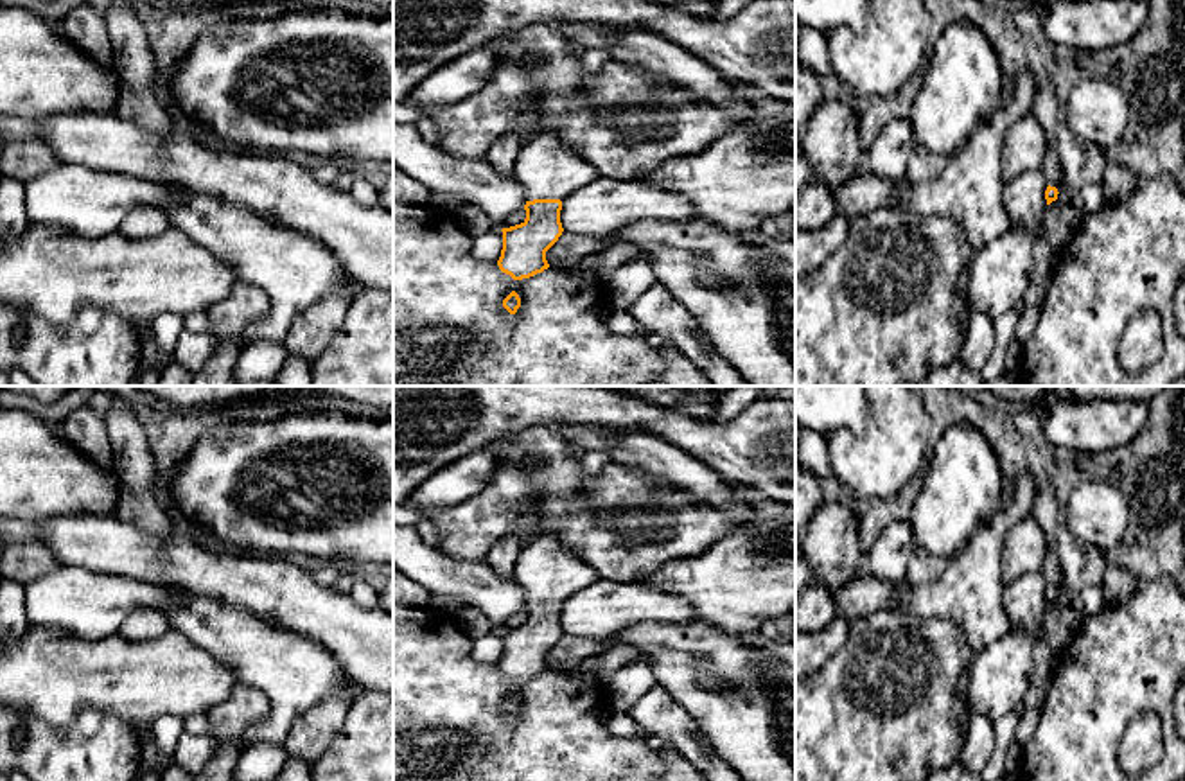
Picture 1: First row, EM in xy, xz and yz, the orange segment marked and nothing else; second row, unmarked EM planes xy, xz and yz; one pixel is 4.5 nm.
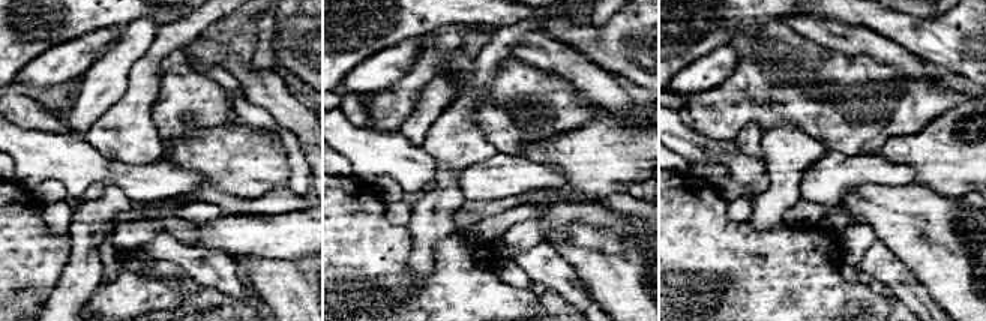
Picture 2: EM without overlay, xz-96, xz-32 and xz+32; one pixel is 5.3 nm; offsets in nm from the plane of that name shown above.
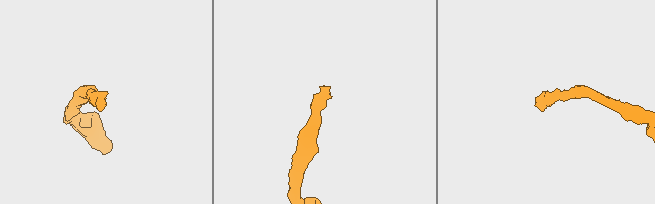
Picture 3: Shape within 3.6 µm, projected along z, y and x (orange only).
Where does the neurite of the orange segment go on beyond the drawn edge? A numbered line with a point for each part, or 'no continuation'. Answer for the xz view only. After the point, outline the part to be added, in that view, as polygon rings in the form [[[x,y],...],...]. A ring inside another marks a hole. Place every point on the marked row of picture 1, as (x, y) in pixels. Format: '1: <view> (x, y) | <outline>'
1: xz (546, 167) | [[[555,131],[526,142],[515,160],[514,178],[524,187],[526,199],[566,199],[594,181],[600,172],[560,140]]]

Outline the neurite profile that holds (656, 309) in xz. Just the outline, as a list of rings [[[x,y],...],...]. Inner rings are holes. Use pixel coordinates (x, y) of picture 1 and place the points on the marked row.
[[[659,282],[650,285],[627,309],[636,327],[655,332],[706,373],[711,386],[749,386],[715,350],[693,314]]]

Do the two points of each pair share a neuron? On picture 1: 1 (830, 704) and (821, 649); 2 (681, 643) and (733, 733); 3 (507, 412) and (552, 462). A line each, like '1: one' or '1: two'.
1: two
2: one
3: two

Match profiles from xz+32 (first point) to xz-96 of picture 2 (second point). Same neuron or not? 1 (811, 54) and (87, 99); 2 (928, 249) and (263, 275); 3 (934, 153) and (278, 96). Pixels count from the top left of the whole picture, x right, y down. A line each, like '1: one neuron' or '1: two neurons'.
1: two neurons
2: one neuron
3: two neurons

